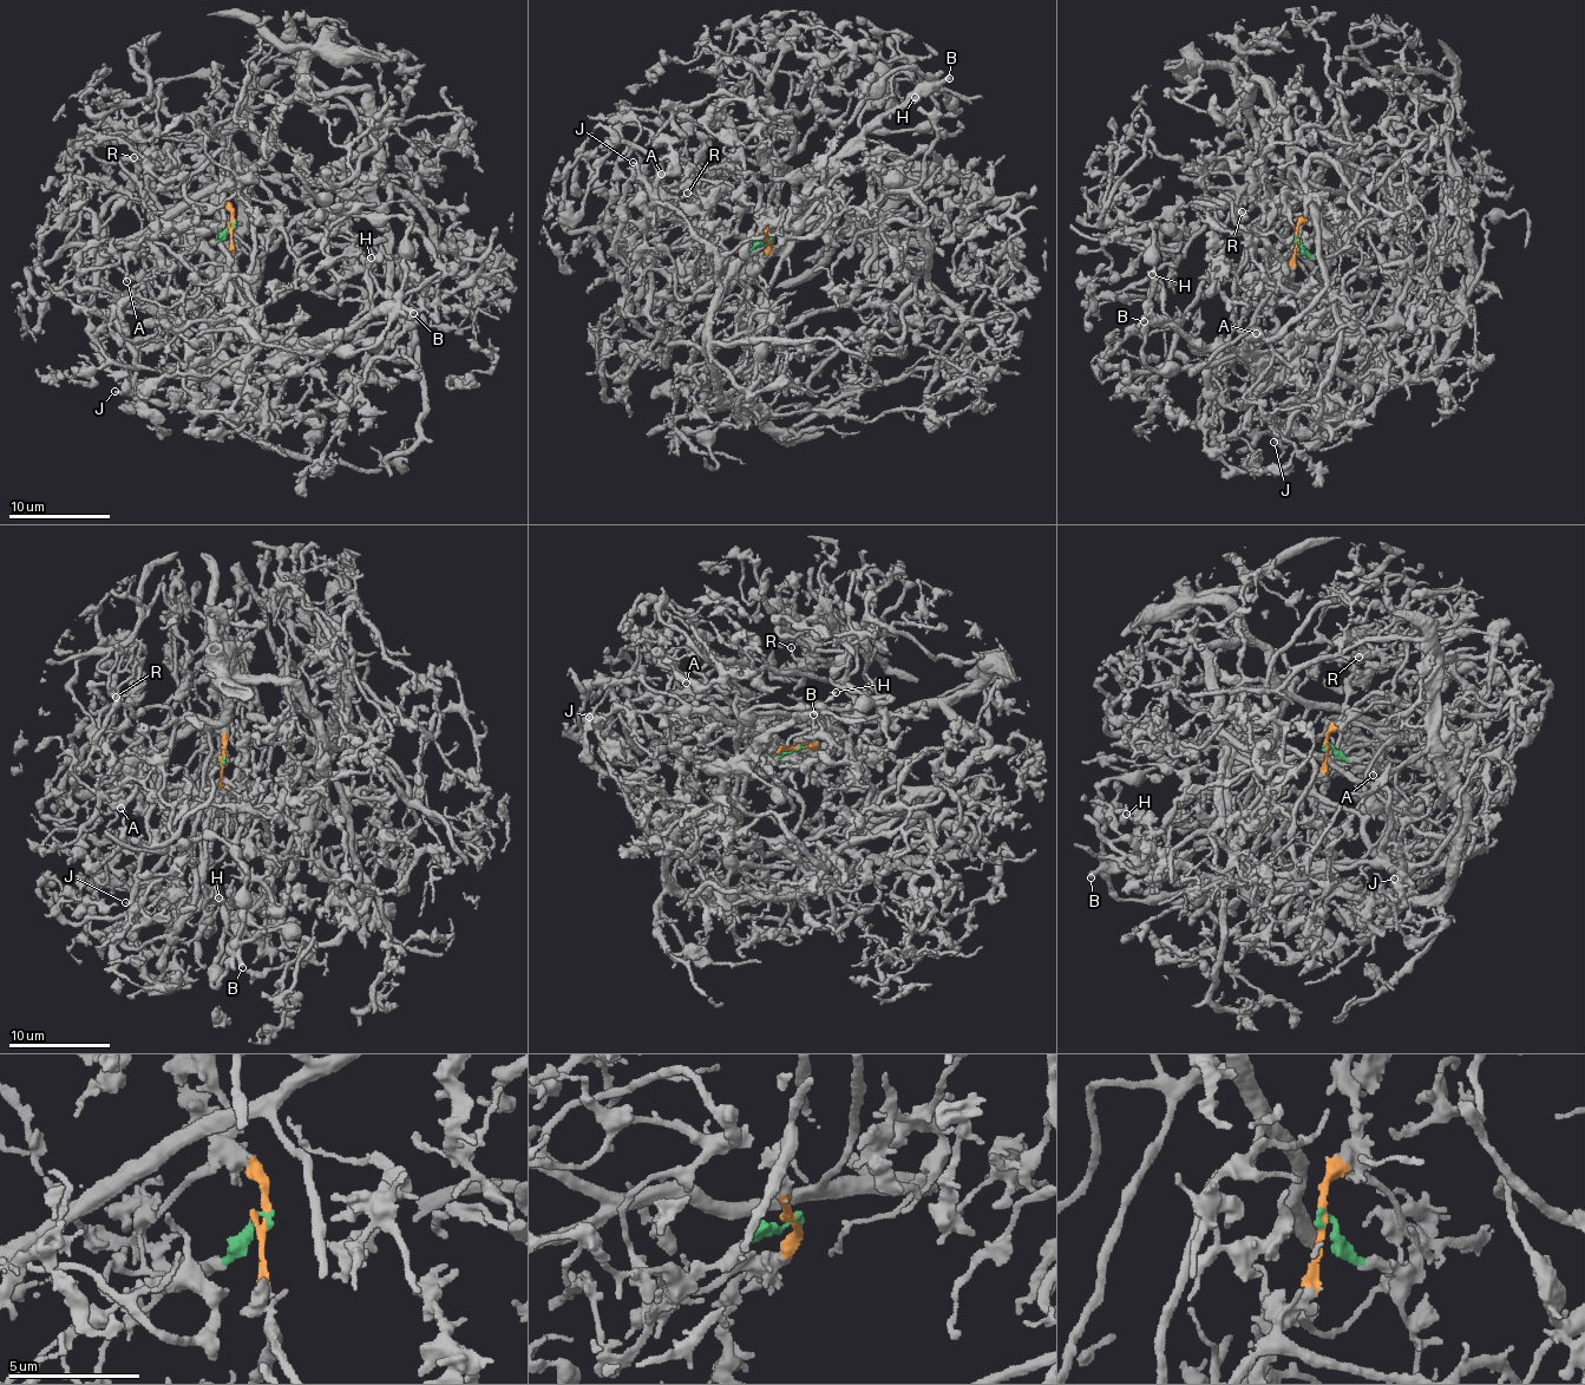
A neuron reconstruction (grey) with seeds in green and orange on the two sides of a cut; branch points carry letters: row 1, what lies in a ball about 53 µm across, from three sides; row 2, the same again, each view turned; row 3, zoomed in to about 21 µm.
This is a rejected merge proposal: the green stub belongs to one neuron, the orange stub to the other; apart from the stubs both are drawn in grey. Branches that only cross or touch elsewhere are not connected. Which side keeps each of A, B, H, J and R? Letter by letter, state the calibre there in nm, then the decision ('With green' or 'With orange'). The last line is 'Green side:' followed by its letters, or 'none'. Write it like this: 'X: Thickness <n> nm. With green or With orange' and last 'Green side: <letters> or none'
A: Thickness 170 nm. With green
B: Thickness 360 nm. With orange
H: Thickness 220 nm. With orange
J: Thickness 220 nm. With orange
R: Thickness 130 nm. With green
Green side: A, R

